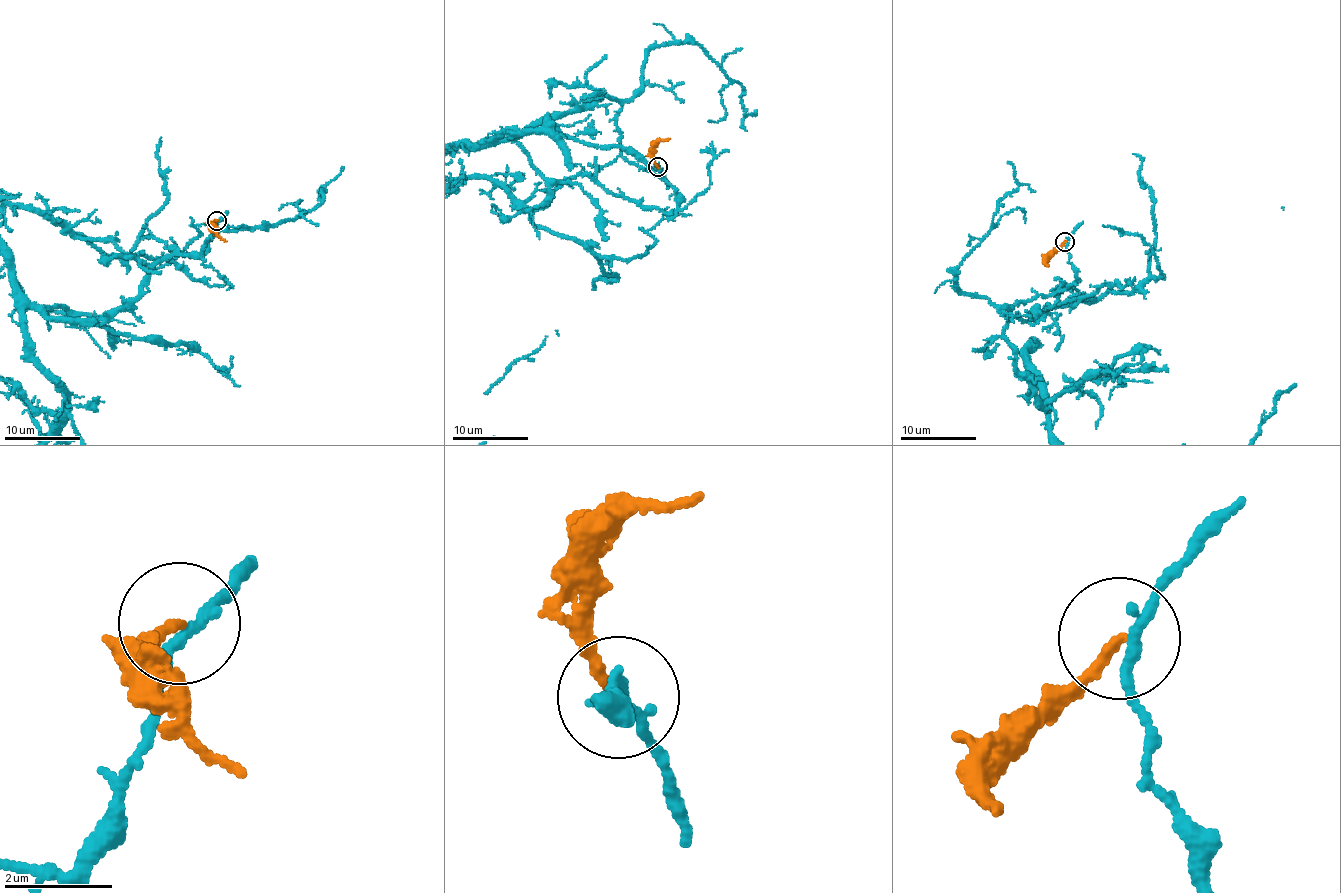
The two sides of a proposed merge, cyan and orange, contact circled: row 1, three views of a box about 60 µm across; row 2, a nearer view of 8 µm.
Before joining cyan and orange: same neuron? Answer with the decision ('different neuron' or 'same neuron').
different neuron

